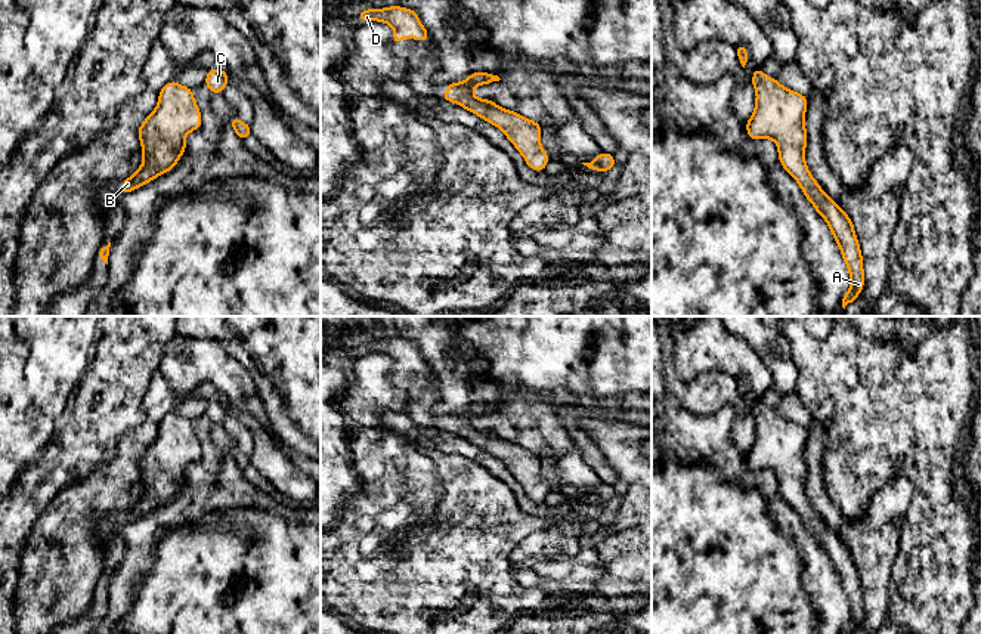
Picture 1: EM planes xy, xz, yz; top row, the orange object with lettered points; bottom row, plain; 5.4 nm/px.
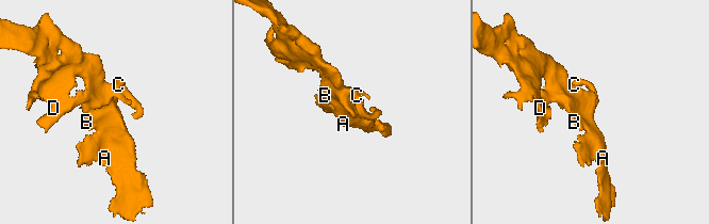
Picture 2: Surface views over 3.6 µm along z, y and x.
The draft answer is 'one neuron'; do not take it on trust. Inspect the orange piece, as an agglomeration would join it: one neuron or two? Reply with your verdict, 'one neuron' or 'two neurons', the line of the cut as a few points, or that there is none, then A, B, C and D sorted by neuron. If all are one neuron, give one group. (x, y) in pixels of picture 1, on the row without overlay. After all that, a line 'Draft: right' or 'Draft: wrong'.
one neuron; no cut; A B C D
Draft: right

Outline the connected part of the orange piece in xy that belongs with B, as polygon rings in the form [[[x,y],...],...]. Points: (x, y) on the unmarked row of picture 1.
[[[174,411],[167,414],[157,439],[137,460],[142,474],[142,497],[121,516],[121,526],[129,525],[152,510],[170,502],[186,482],[189,463],[201,460],[201,443],[192,420]]]

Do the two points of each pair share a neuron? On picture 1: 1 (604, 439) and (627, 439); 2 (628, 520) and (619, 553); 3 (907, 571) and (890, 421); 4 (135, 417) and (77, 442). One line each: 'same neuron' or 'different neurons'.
1: same neuron
2: different neurons
3: same neuron
4: same neuron

